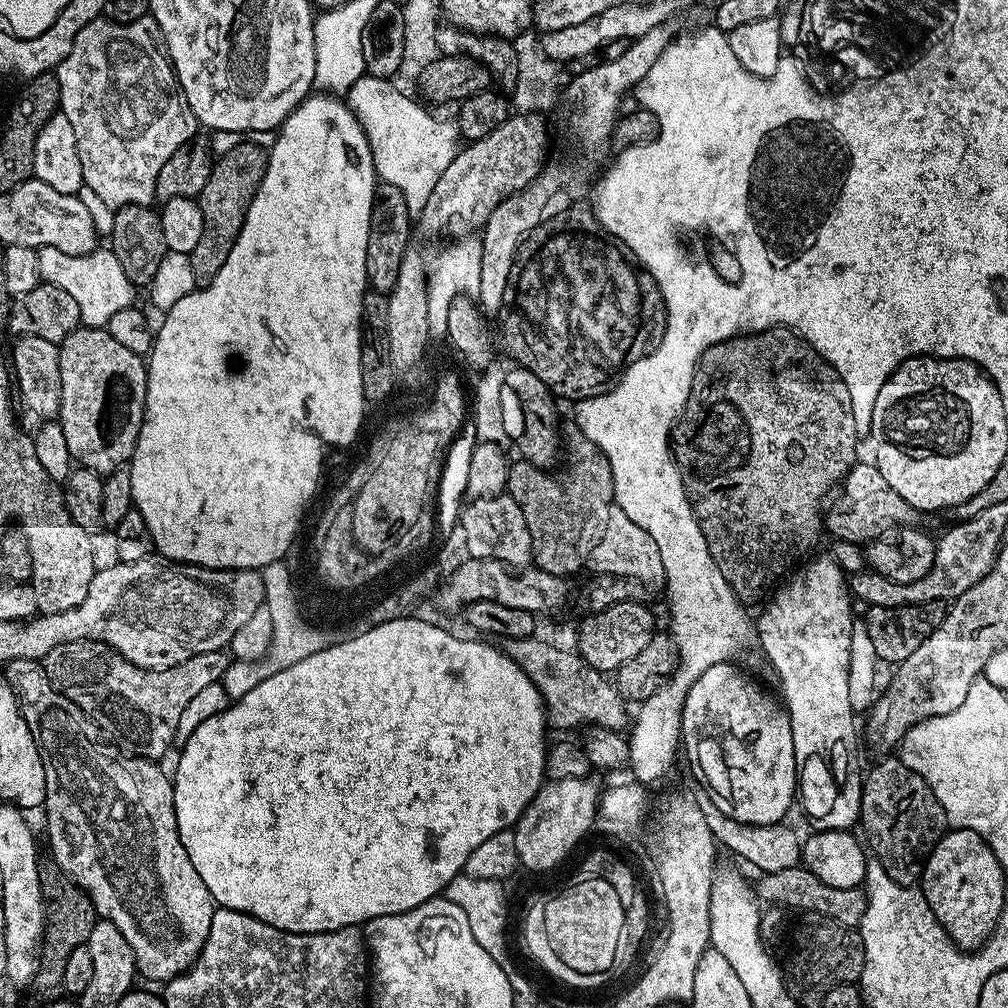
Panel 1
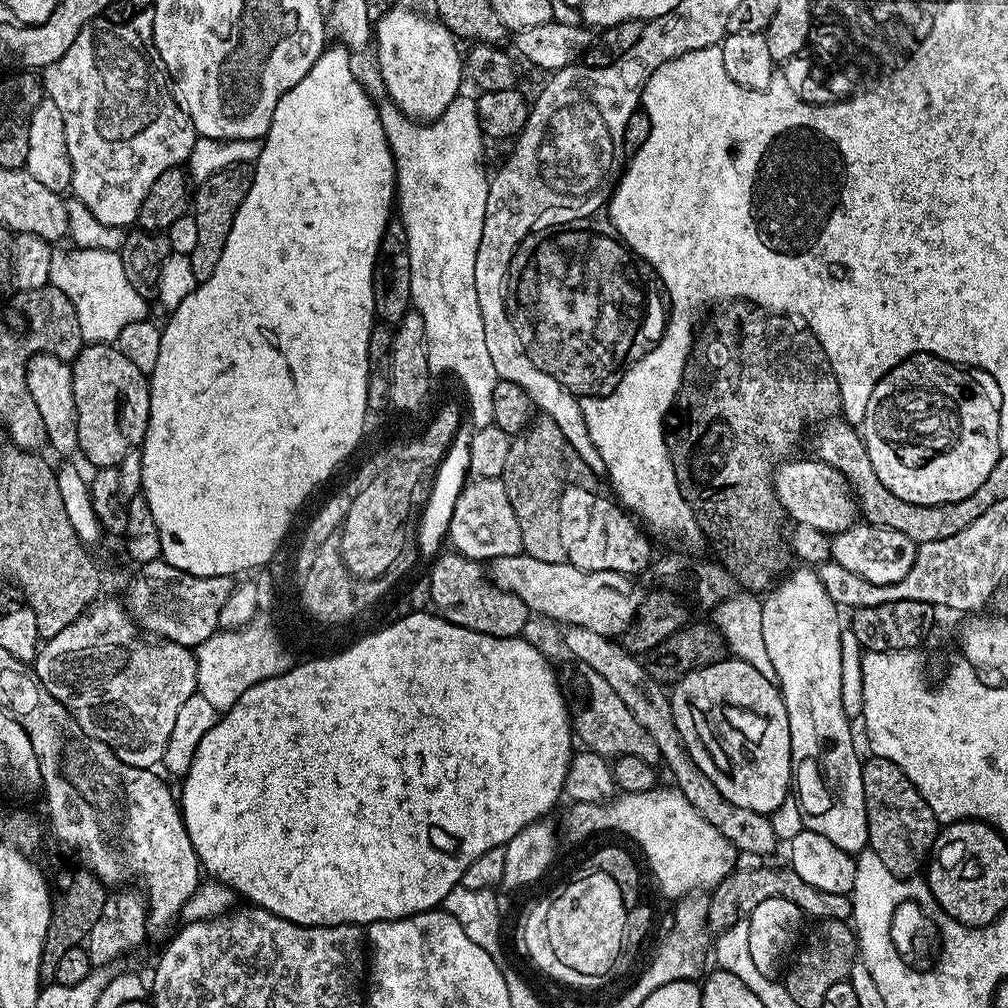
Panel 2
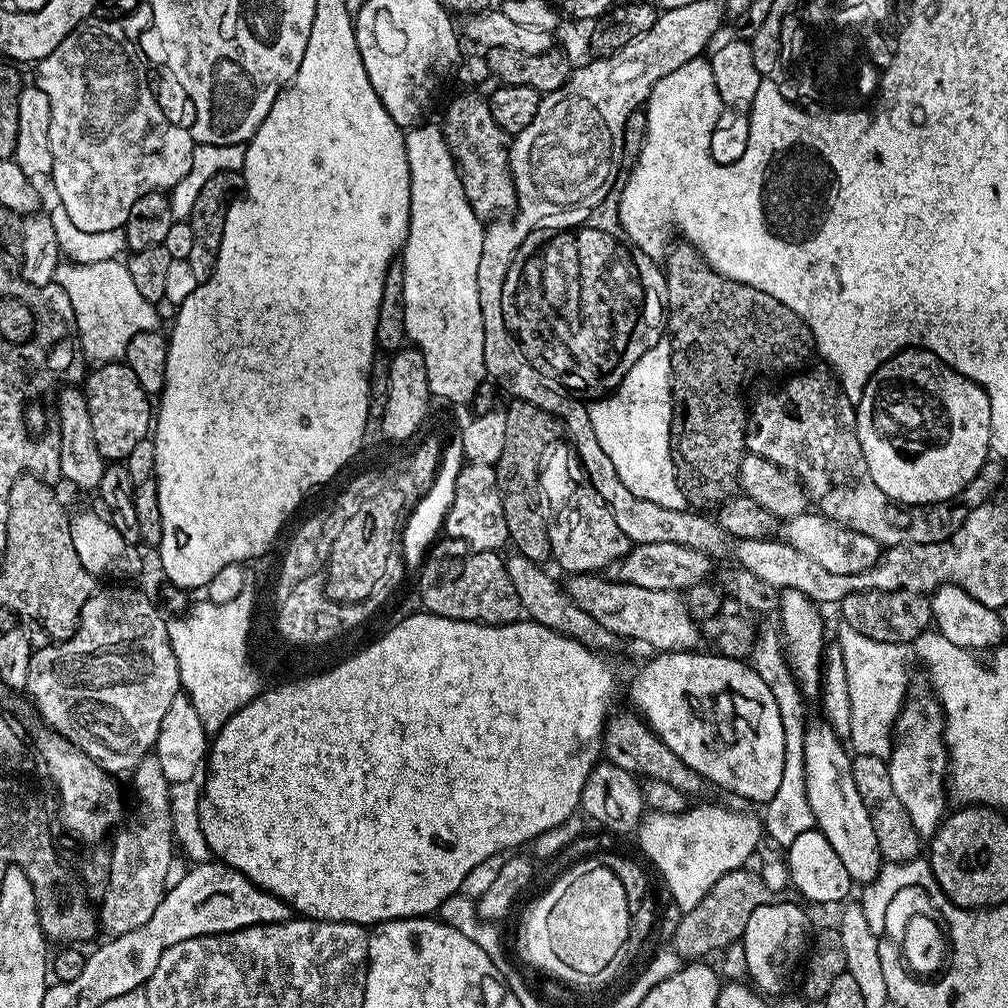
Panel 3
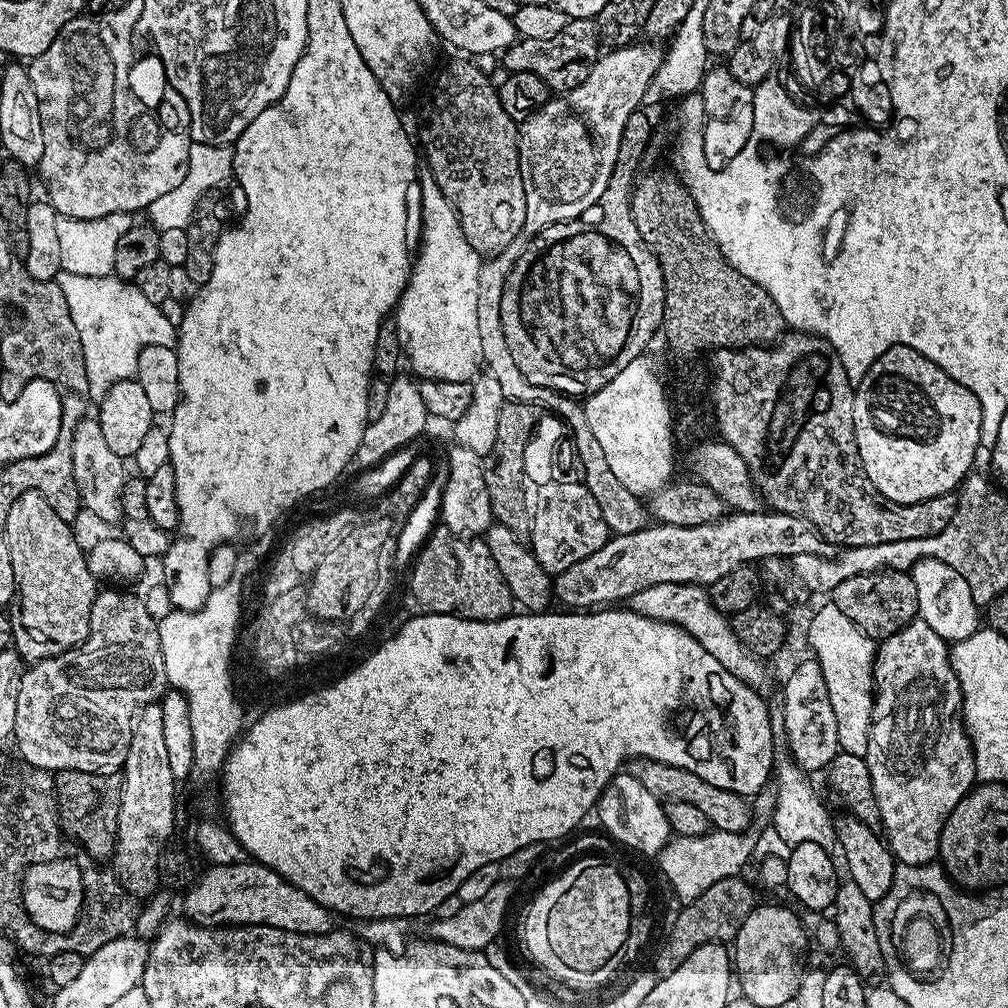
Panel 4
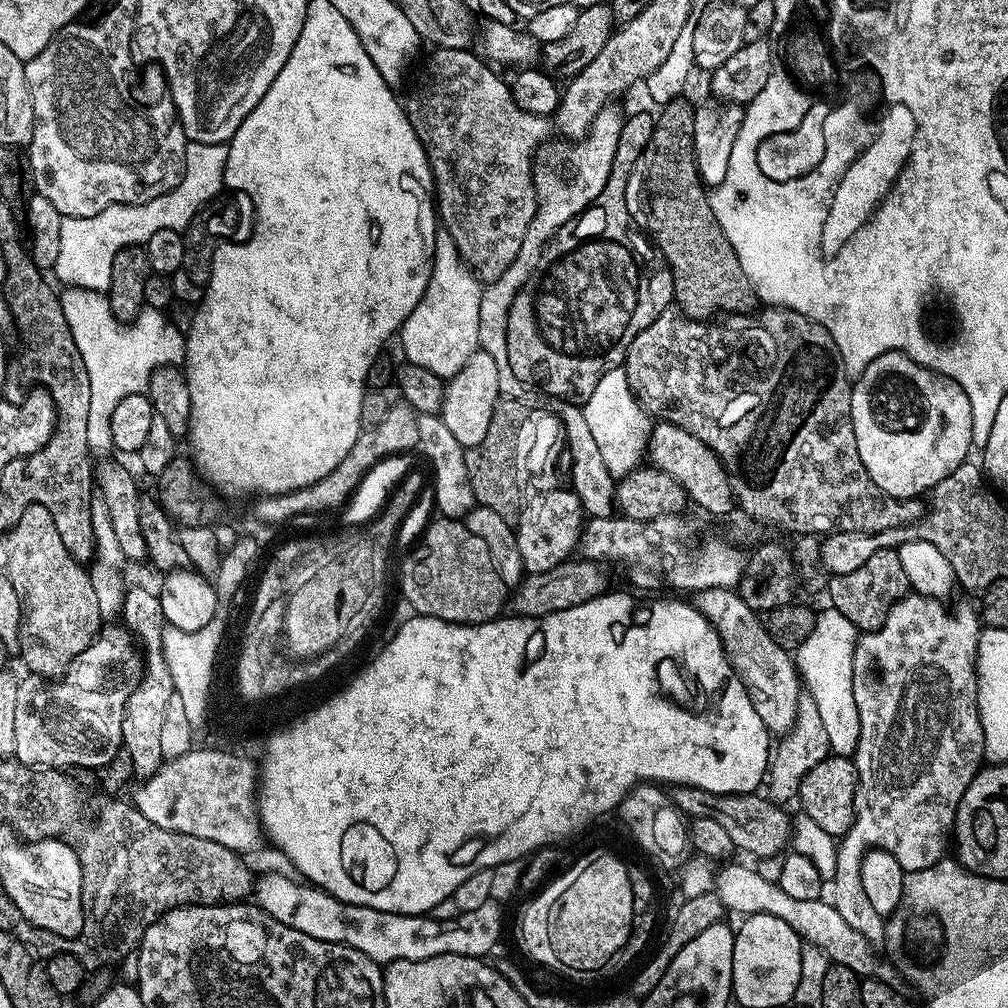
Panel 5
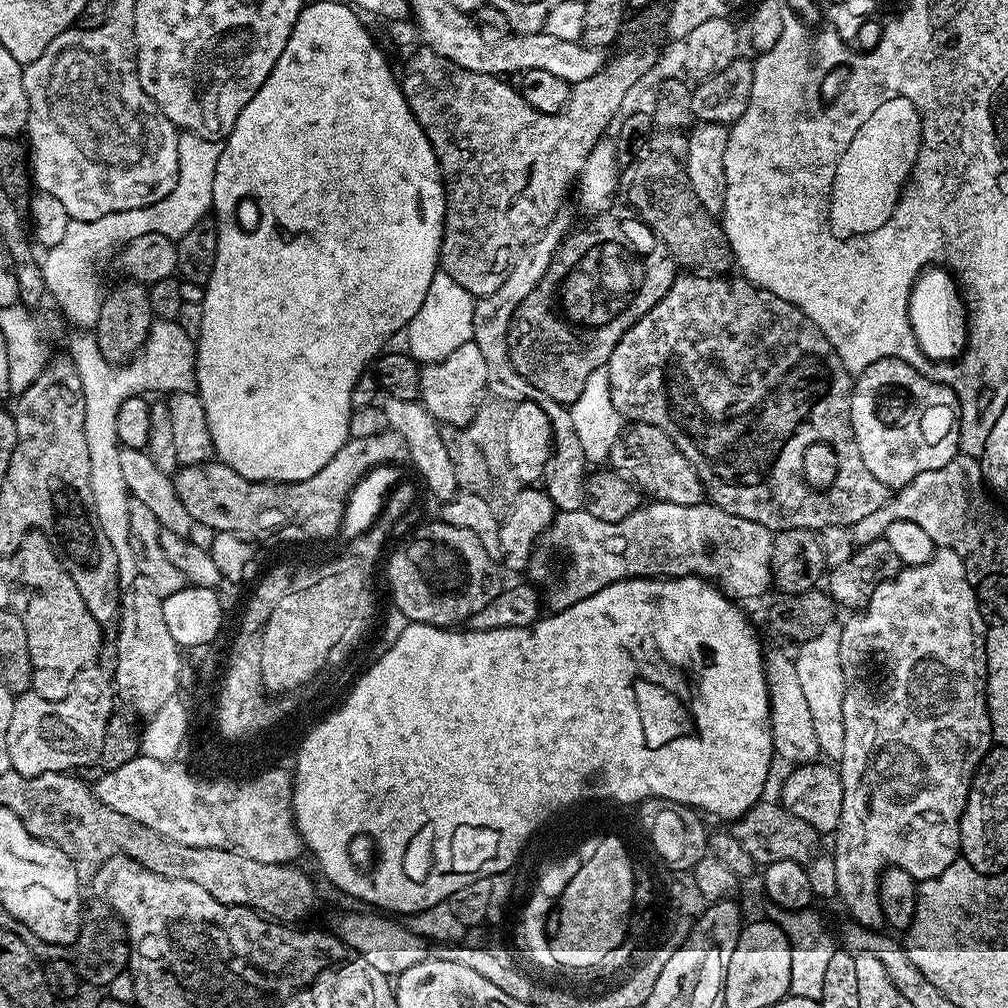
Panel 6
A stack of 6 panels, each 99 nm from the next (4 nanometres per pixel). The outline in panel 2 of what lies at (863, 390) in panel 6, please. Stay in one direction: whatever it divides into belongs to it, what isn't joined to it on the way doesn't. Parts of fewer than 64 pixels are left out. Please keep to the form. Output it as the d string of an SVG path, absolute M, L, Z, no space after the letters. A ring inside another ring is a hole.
M916 352L874 386L862 435L874 474L890 494L915 504L970 498L1002 455L1000 406L990 374Z

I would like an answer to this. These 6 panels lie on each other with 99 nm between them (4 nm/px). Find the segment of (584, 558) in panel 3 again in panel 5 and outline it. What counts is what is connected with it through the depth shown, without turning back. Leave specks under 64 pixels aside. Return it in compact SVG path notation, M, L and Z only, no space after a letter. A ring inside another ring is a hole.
M567 487L546 488L532 493L525 499L515 526L518 554L522 556L522 566L528 574L554 570L569 559L577 551L586 523L580 499Z

